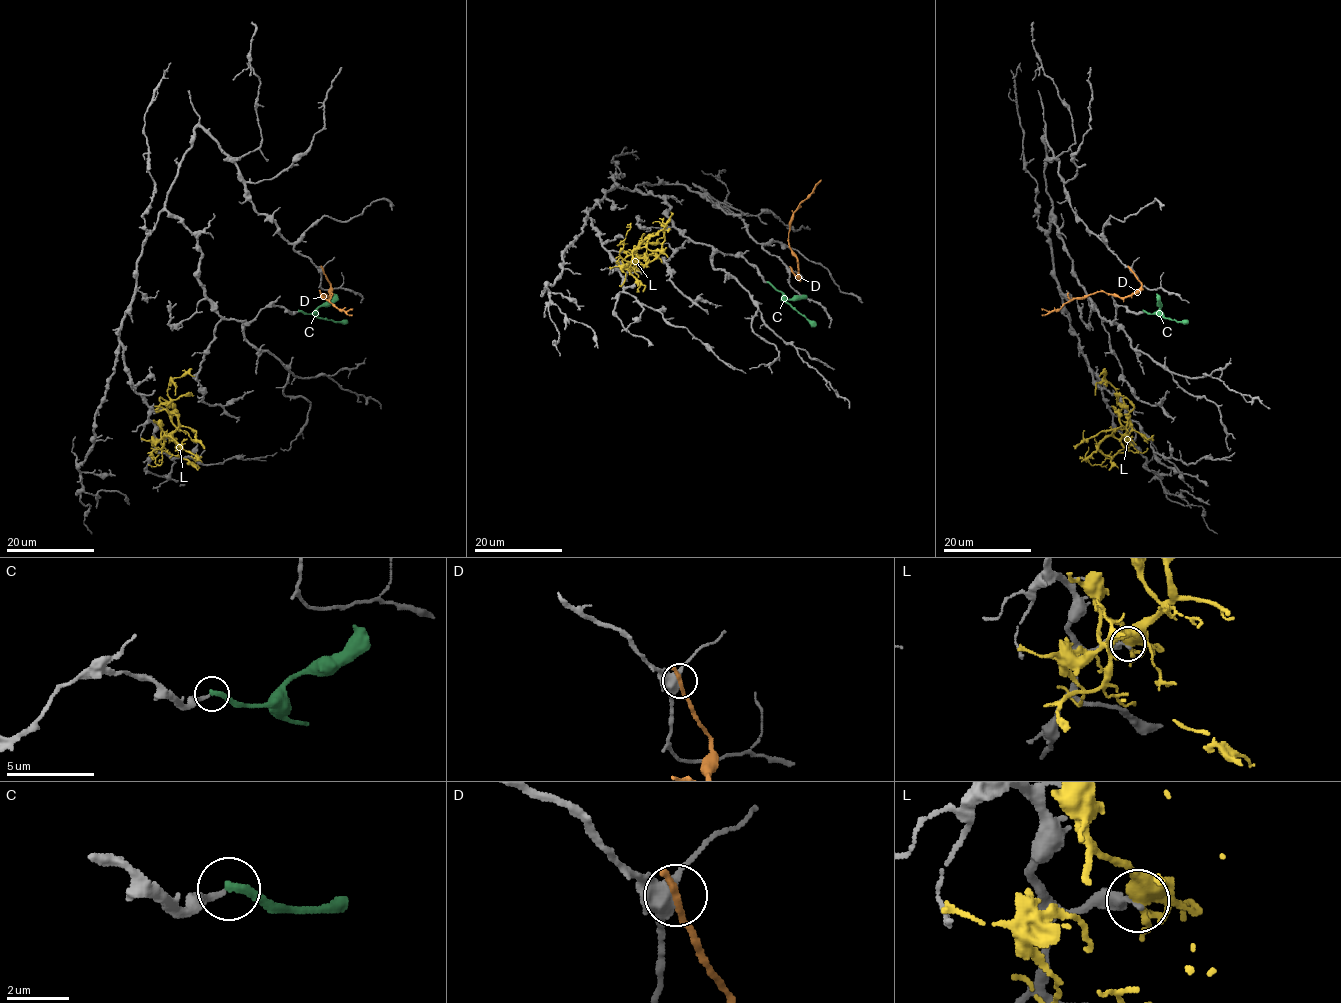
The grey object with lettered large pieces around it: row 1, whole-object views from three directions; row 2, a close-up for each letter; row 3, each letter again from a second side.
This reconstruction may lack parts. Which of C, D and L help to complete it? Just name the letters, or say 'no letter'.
no letter

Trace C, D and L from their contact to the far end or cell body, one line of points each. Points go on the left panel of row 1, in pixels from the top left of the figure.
C: (299, 311), (327, 320), (347, 320)
D: (323, 269), (330, 285), (329, 297), (320, 291), (323, 297), (352, 315)
L: (168, 437), (162, 431), (161, 435), (168, 436), (176, 426), (167, 404), (168, 385), (188, 372), (195, 376)

